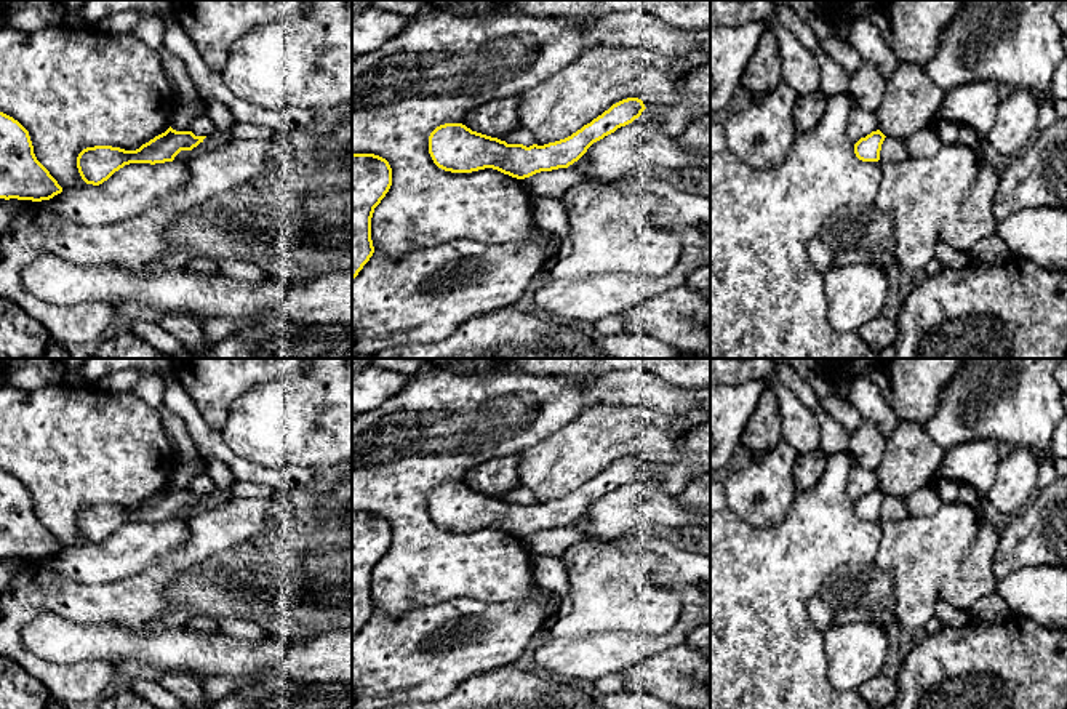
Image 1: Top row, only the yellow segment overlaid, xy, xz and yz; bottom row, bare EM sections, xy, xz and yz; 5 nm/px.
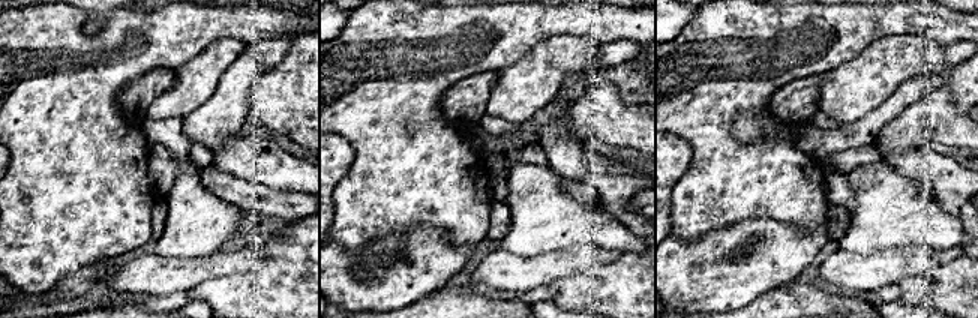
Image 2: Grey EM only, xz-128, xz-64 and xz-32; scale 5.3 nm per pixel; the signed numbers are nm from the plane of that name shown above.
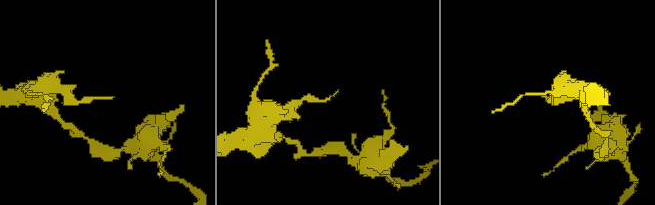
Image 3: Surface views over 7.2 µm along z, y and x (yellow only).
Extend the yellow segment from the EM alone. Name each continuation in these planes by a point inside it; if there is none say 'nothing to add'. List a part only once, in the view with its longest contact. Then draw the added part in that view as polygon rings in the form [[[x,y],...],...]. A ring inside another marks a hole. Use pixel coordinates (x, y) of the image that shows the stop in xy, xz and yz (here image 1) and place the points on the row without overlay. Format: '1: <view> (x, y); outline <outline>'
nothing to add

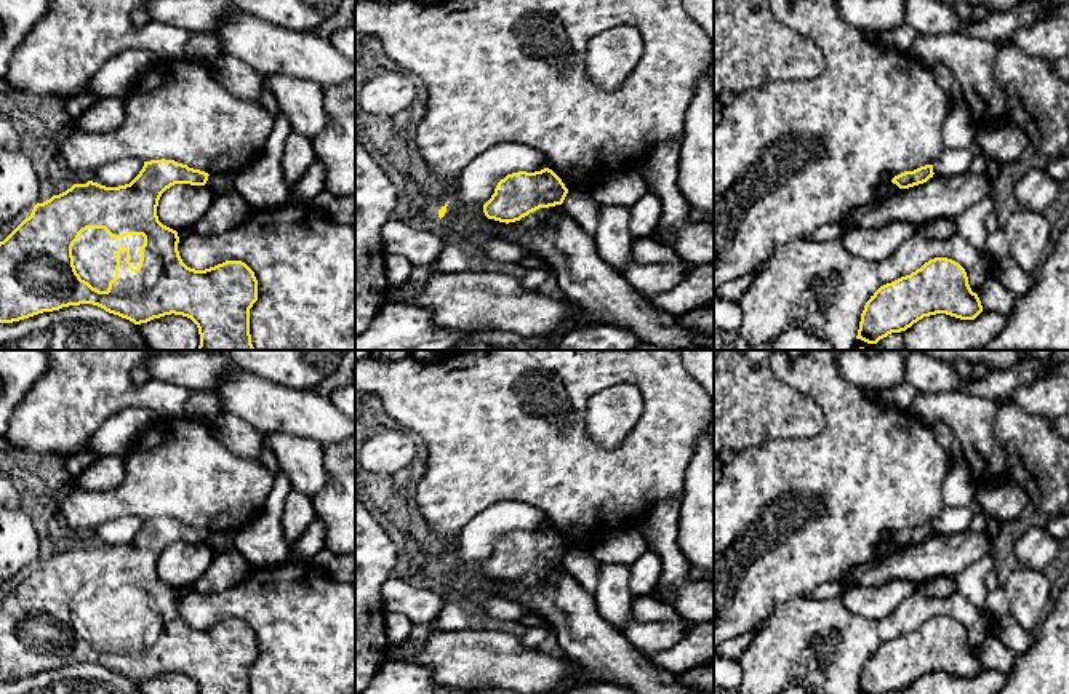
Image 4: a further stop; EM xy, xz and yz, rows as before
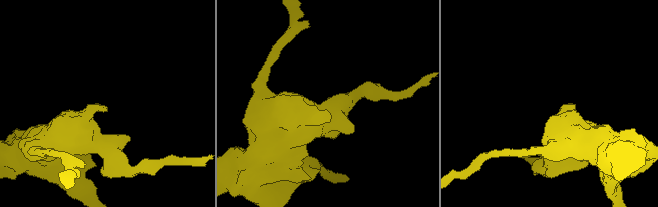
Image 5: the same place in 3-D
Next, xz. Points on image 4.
nothing to add

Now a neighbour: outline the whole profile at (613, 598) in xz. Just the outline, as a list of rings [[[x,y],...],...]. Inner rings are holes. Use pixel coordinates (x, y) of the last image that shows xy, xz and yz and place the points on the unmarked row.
[[[600,563],[594,598],[600,616],[619,632],[624,630],[632,612],[634,595],[629,590],[629,576],[629,566]]]

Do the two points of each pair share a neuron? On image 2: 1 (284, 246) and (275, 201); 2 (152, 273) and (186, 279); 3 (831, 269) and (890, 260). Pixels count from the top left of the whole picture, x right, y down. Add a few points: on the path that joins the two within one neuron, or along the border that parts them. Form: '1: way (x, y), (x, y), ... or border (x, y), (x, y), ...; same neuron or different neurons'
1: border (303, 216), (287, 221); different neurons
2: way (161, 275), (177, 275); same neuron
3: way (846, 269), (875, 269); same neuron

